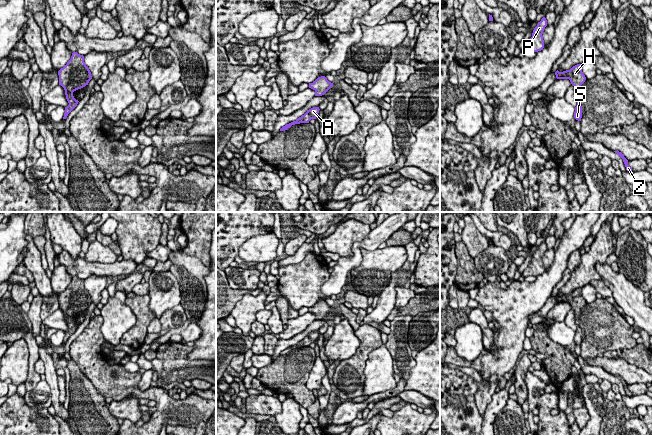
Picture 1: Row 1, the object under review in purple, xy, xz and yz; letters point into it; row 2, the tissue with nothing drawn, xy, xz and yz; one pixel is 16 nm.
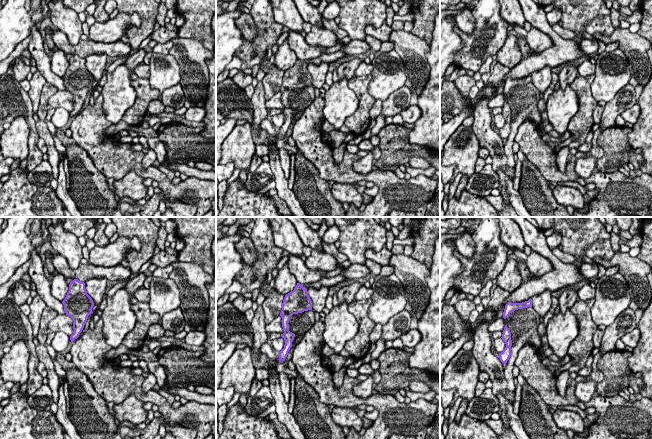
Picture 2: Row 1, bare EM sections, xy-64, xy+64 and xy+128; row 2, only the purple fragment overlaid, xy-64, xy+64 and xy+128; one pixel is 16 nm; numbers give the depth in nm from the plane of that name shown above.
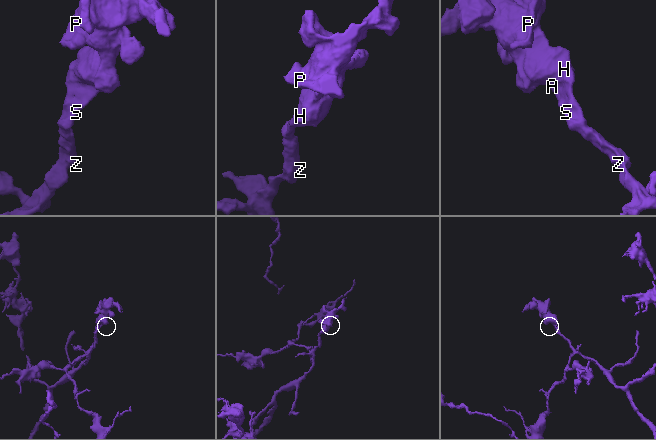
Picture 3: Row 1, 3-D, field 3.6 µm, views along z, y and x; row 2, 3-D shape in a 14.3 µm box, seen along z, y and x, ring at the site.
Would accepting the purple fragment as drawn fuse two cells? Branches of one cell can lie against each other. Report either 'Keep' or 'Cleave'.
Keep

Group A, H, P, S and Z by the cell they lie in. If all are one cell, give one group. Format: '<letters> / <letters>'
A H P S Z

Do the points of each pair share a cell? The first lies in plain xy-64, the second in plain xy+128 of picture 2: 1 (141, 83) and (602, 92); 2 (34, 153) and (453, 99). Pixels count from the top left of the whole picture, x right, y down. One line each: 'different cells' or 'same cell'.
1: different cells
2: same cell

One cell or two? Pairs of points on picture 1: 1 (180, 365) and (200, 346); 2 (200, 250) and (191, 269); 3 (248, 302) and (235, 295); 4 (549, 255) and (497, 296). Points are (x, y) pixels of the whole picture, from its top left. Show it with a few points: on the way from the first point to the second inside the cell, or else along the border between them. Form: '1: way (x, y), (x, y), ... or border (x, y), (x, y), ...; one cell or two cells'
1: border (192, 346), (188, 358), (204, 360); two cells
2: border (180, 250), (196, 256), (205, 266); two cells
3: border (261, 289), (256, 295), (245, 294), (229, 314); two cells
4: border (555, 251), (553, 262), (545, 271); two cells

